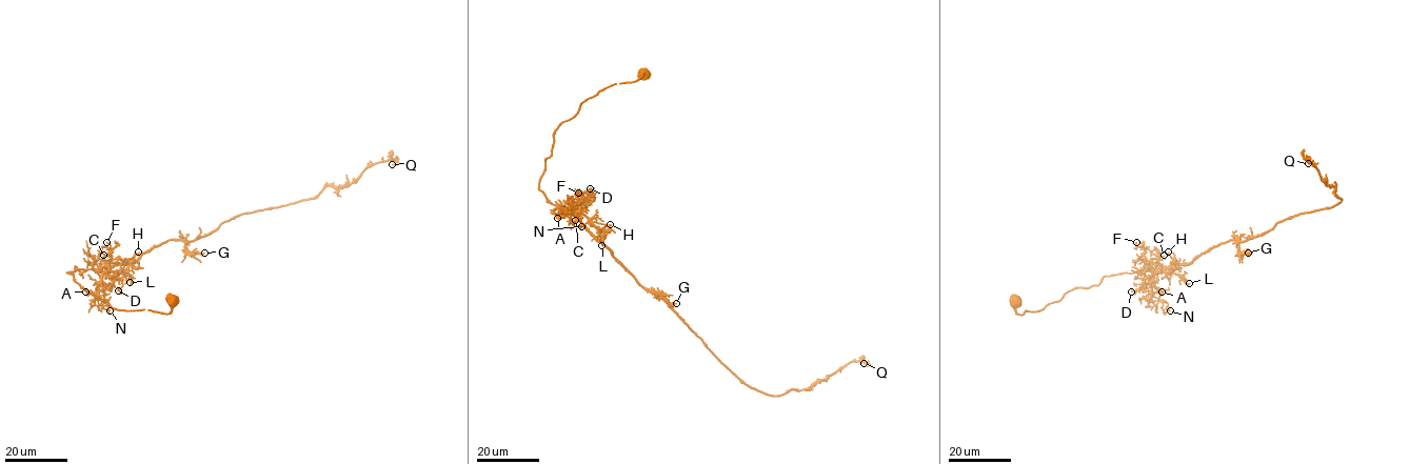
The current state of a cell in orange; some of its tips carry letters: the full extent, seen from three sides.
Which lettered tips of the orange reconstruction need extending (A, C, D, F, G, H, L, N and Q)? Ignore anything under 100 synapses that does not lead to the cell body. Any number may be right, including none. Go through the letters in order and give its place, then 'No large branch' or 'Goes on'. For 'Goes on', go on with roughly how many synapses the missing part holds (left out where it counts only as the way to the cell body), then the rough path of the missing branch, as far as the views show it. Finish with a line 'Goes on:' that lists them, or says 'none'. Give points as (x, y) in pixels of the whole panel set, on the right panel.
A: Place: (1162, 291). No large branch
C: Place: (1164, 255). No large branch
D: Place: (1131, 291). No large branch
F: Place: (1136, 242). No large branch
G: Place: (1248, 253). No large branch
H: Place: (1168, 251). No large branch
L: Place: (1189, 283). No large branch
N: Place: (1170, 310). No large branch
Q: Place: (1308, 163). No large branch
Goes on: none

